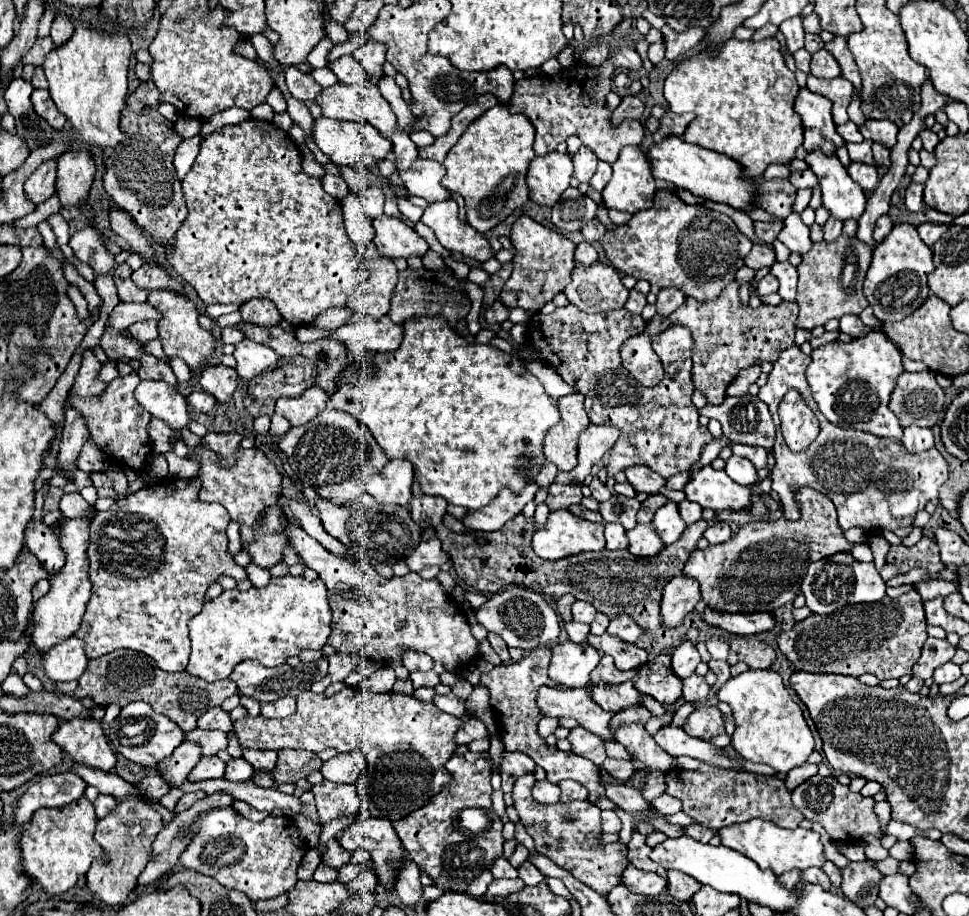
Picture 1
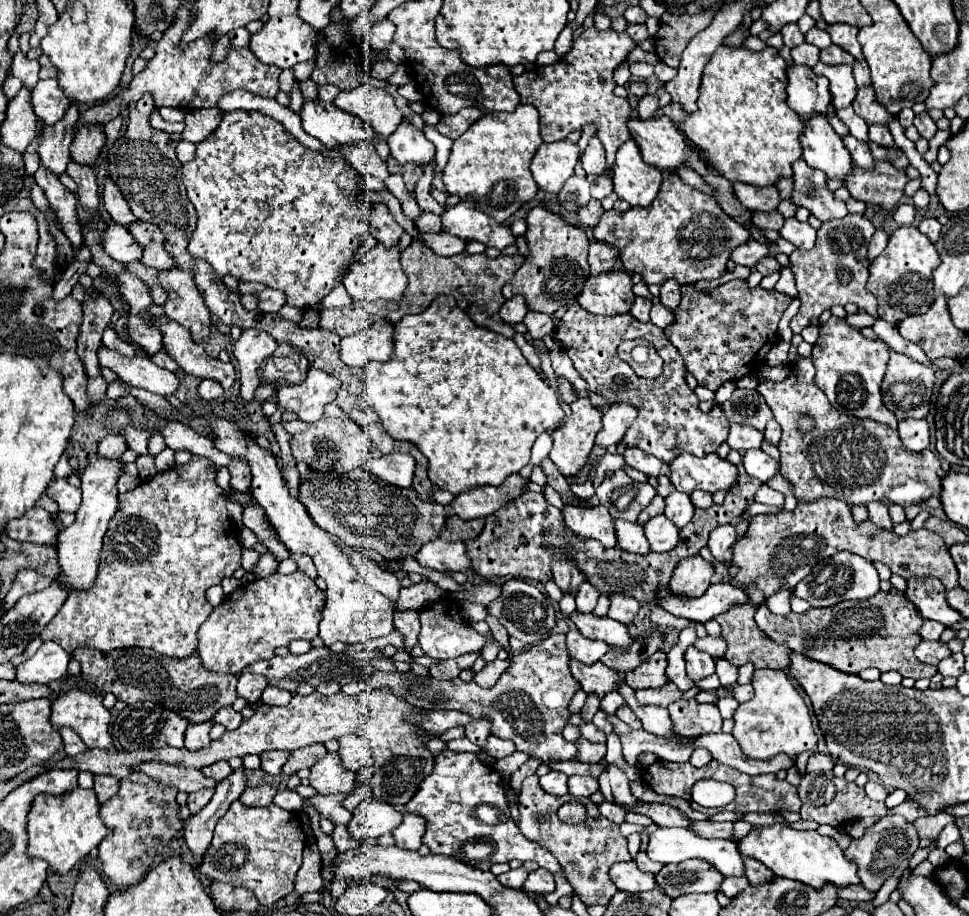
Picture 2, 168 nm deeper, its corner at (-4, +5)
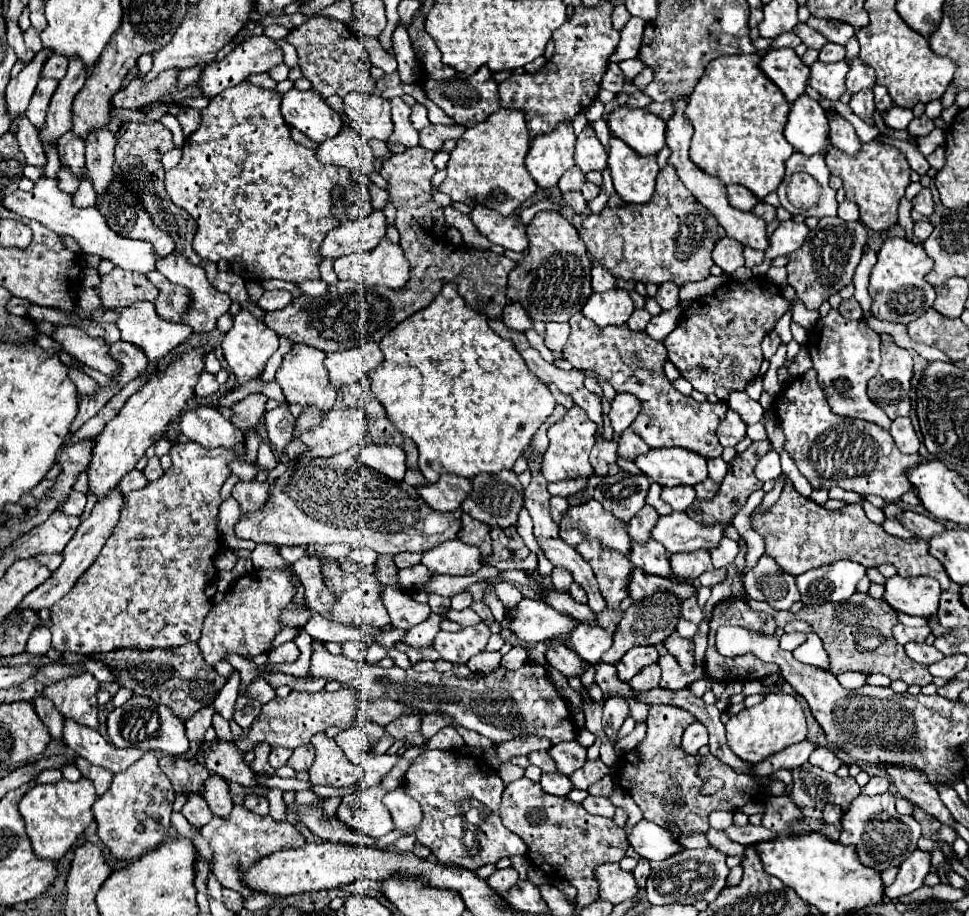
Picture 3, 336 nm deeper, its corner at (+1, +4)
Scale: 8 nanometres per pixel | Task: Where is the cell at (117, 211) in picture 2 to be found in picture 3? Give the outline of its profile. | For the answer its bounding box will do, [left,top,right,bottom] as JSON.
[86,127,116,197]

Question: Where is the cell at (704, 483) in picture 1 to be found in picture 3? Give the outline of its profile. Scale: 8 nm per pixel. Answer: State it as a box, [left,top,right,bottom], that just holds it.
[636,447,708,487]

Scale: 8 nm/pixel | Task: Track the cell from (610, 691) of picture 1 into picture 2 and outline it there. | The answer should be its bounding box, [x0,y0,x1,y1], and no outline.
[569,660,623,698]

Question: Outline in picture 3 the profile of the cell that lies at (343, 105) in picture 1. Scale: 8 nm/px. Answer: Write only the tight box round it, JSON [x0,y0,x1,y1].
[344,93,392,141]

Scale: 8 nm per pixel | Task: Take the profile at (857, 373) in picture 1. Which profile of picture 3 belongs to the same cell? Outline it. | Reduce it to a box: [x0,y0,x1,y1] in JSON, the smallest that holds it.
[806,309,892,429]

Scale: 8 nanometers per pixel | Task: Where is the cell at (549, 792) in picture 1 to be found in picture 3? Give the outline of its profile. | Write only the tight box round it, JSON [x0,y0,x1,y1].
[540,773,572,795]

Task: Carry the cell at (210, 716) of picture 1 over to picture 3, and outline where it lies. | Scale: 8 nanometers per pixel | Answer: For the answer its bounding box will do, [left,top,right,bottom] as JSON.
[212,713,232,741]

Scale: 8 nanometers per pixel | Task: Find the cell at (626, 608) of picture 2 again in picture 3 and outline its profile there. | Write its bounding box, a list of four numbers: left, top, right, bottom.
[576,541,632,611]

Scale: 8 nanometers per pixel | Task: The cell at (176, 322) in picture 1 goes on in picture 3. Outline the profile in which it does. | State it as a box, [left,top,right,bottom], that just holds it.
[156,253,232,333]

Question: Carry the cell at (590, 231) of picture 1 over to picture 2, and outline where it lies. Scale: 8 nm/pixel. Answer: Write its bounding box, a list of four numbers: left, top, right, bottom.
[577,200,603,228]

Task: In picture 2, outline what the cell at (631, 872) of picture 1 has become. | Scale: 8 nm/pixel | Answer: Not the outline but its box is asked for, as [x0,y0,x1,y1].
[609,860,655,894]

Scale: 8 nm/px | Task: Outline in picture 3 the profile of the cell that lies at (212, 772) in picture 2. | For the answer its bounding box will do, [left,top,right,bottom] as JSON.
[202,773,234,817]

